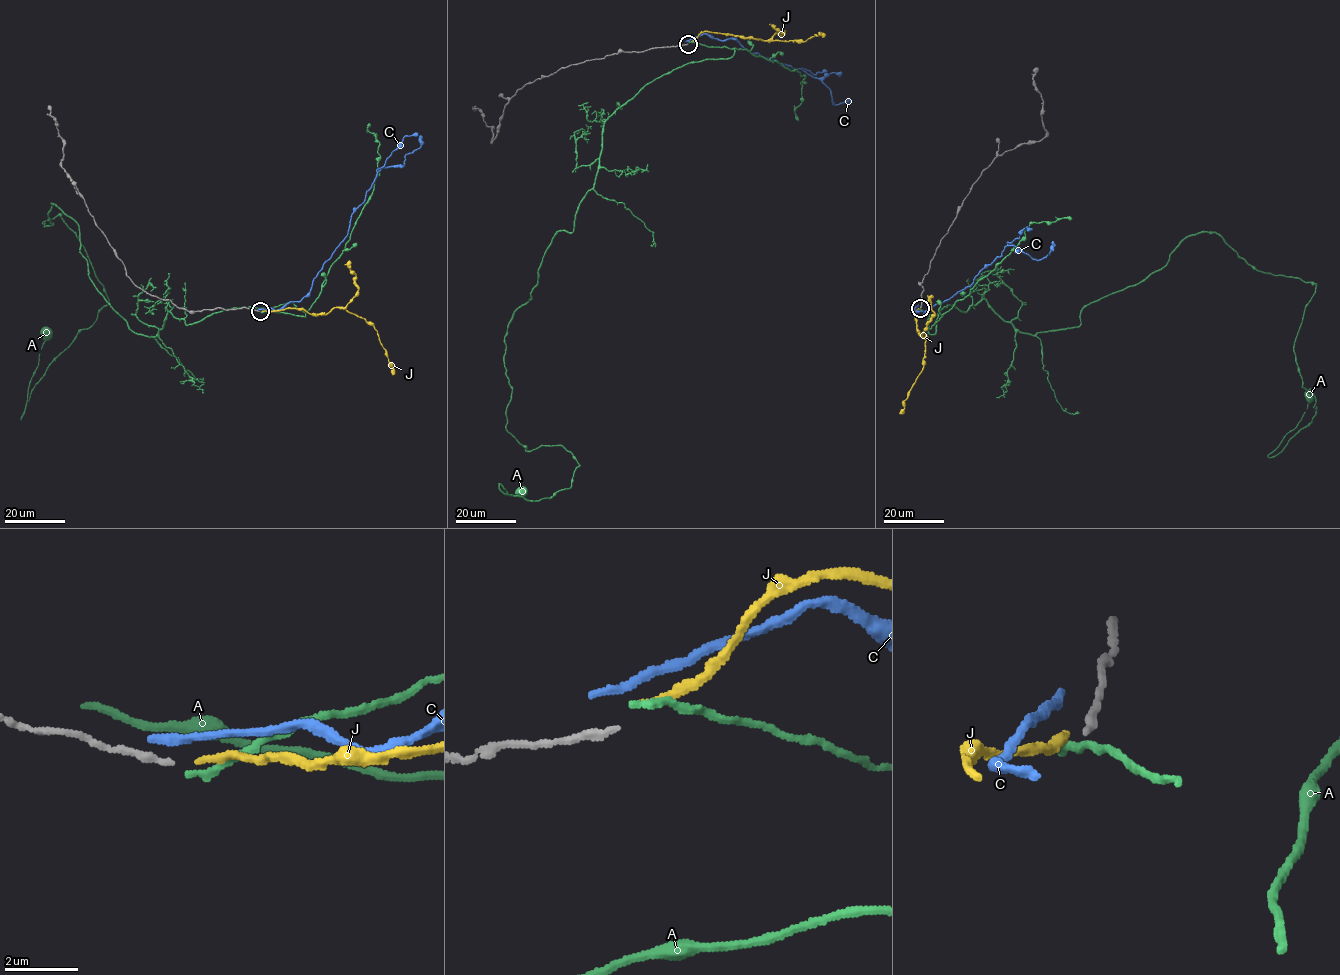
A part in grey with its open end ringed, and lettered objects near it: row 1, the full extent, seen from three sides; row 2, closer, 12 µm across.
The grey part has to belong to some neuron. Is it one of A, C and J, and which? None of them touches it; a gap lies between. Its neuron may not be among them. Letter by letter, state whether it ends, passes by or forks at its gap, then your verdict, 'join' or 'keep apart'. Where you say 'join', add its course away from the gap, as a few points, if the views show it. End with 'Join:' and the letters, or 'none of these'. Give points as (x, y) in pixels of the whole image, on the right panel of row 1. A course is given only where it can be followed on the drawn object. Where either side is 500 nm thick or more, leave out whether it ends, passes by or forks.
A: it ends | keep apart
C: it ends | keep apart
J: it ends | keep apart
Join: none of these

